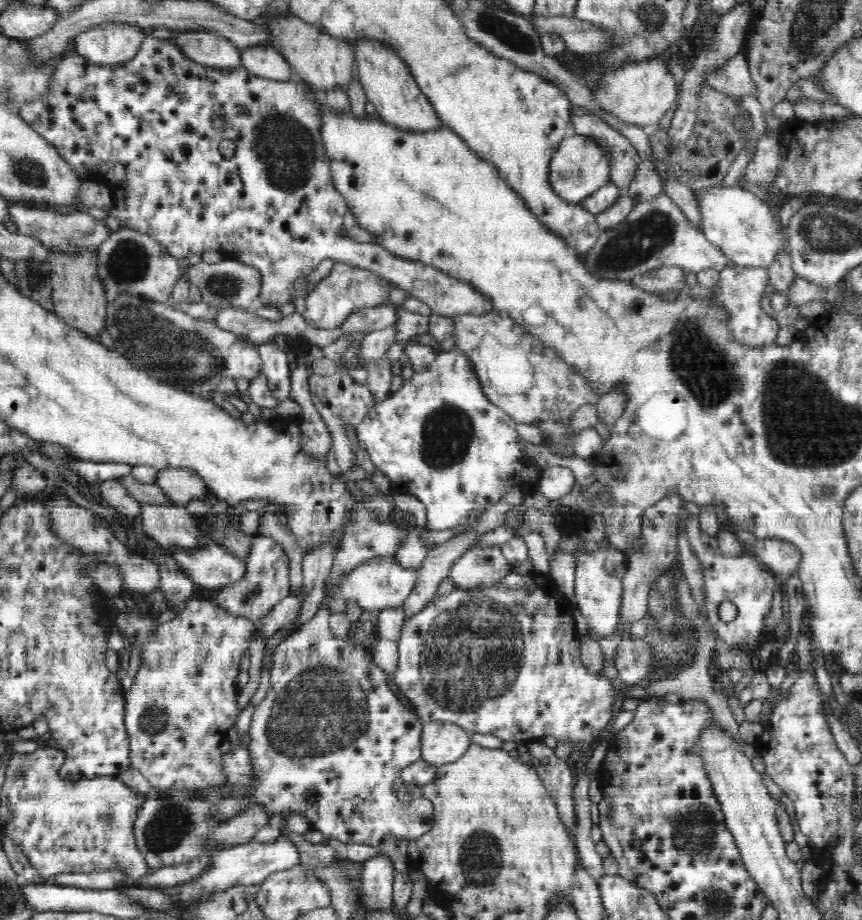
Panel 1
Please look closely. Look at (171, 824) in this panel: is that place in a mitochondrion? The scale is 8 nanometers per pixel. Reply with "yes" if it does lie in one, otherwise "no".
yes

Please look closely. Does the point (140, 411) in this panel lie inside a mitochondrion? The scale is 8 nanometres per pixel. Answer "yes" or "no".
no

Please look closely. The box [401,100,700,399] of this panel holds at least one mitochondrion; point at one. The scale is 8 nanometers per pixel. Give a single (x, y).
(652, 231)

